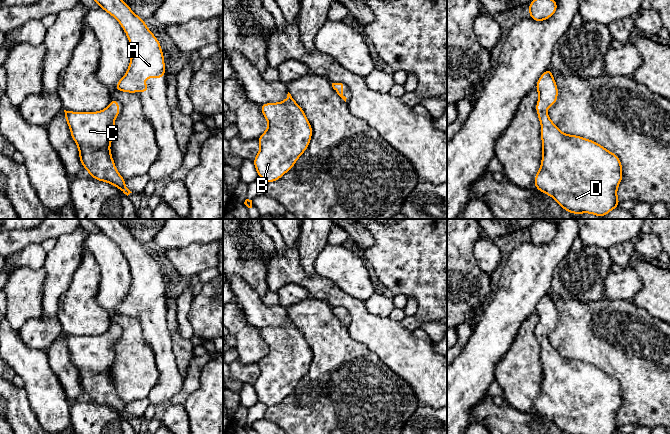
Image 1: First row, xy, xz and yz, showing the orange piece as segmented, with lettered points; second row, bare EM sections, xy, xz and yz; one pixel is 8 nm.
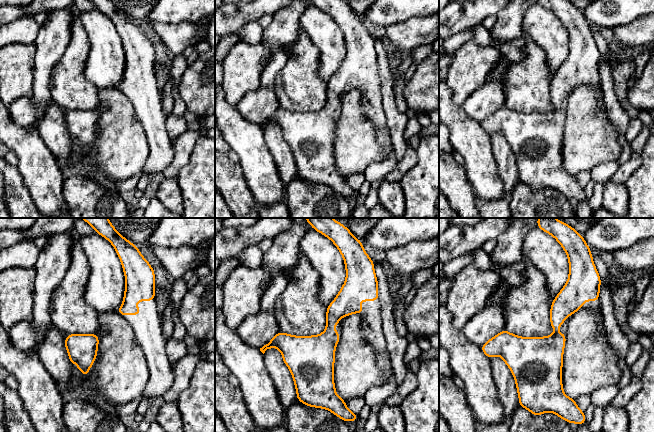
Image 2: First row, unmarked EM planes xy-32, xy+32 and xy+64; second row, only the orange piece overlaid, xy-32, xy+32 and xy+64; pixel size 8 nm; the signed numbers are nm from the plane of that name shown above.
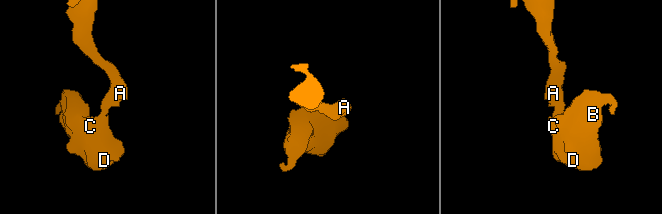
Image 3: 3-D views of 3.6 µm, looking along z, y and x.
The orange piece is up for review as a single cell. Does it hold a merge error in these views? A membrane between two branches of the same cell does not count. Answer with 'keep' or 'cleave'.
keep

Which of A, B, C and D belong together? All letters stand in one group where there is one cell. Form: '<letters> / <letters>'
A B C D

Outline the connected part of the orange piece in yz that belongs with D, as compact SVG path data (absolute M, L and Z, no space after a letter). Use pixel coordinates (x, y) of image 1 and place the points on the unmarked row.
M551 293L543 296L535 312L539 316L536 335L541 347L542 385L534 410L554 422L564 434L613 434L621 426L617 422L617 412L623 400L621 385L593 364L564 358L551 345L544 334L553 330L558 322Z

